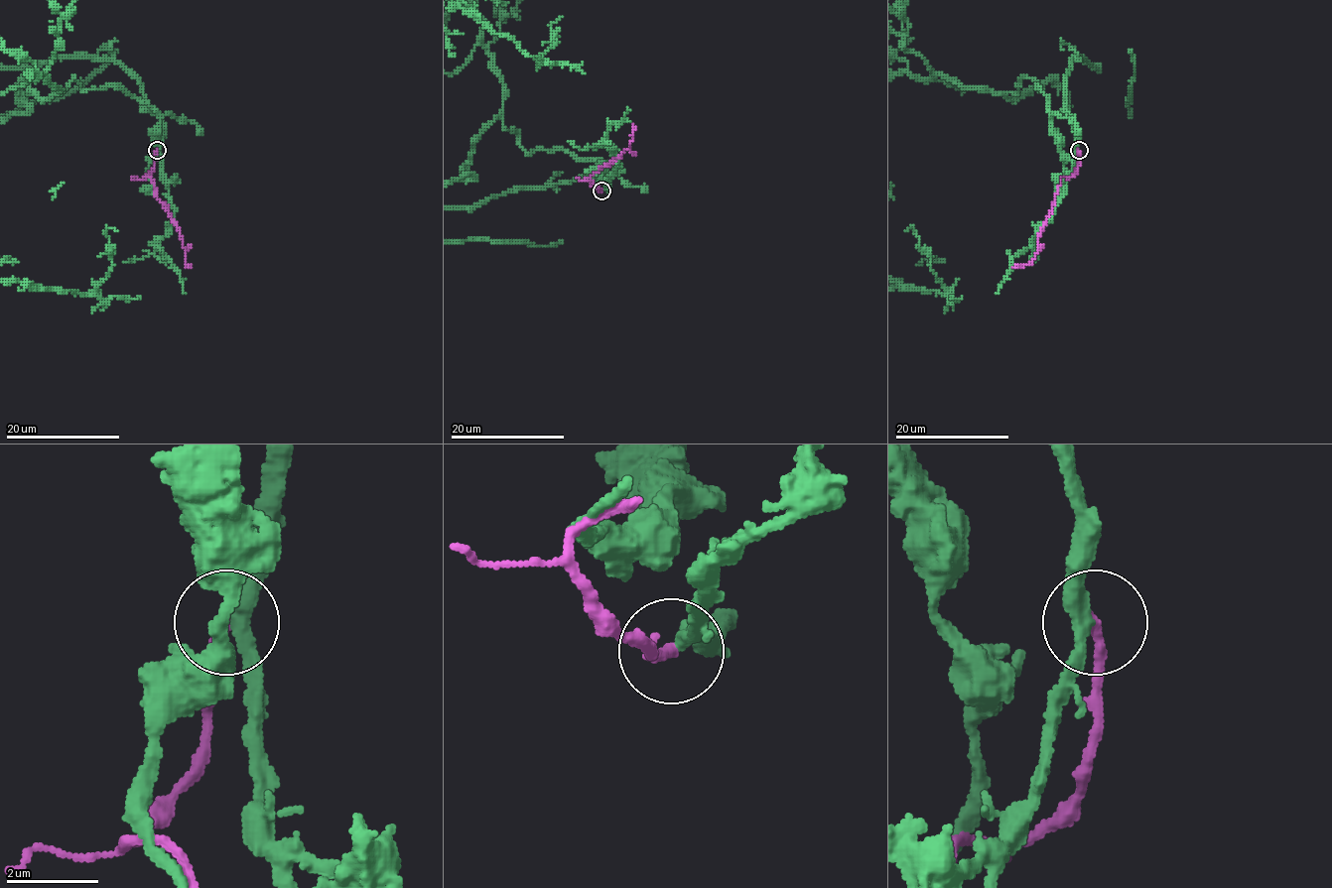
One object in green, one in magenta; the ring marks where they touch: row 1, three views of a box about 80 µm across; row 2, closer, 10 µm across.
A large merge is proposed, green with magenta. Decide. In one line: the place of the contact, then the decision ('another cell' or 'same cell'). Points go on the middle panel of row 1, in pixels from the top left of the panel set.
place (601, 190); another cell

